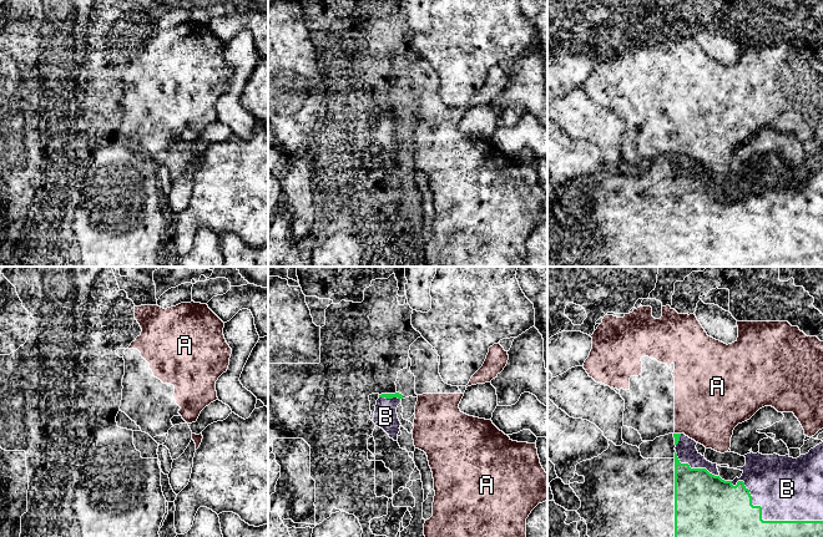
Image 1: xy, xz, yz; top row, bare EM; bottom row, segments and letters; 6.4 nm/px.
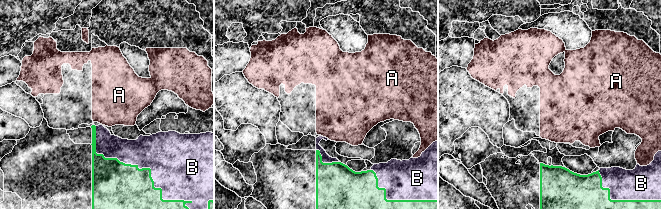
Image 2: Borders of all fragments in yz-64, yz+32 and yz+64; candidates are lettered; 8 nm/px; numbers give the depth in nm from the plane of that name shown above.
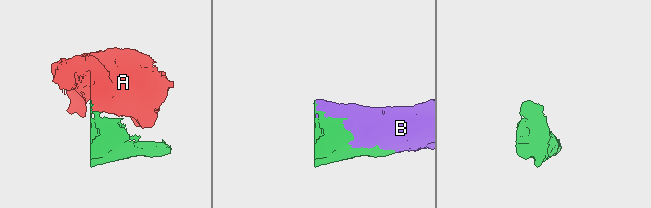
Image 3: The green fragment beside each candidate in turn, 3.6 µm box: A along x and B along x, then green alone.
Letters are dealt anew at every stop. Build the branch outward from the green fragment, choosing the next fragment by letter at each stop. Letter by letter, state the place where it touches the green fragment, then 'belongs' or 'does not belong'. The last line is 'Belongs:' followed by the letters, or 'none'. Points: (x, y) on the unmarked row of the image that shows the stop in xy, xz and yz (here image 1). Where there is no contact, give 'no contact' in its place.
A: contact yz (677, 155); does not belong
B: contact yz (765, 242); belongs
Belongs: B

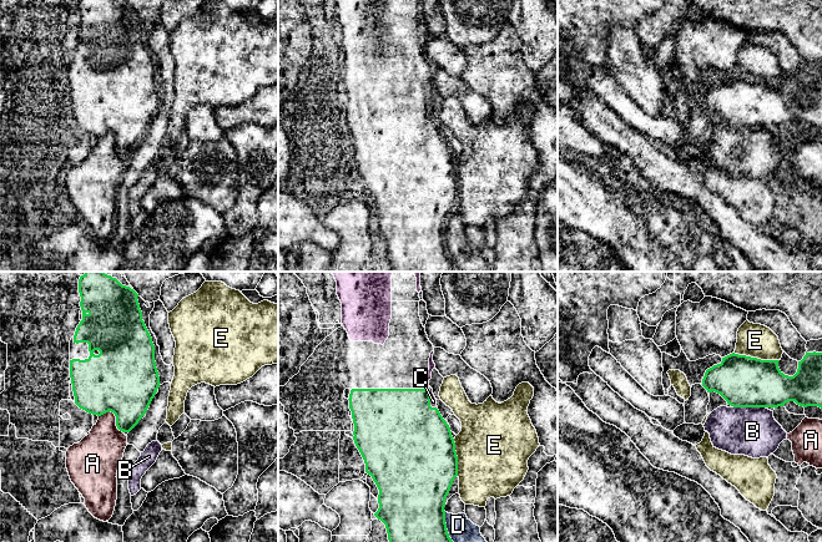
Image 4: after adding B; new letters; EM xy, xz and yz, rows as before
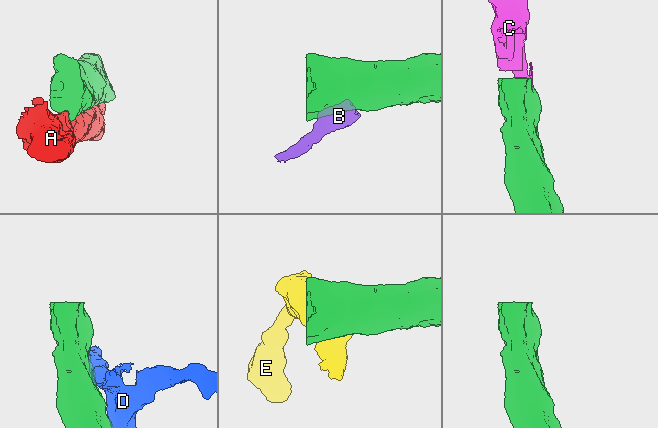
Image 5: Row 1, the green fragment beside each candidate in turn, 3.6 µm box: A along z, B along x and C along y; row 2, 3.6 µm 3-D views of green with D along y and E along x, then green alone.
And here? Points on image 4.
A: contact xy (115, 136); does not belong
B: contact yz (749, 127); does not belong
C: contact xz (429, 121); belongs
D: contact xz (447, 252); does not belong
E: contact yz (756, 79); does not belong
Belongs: C

